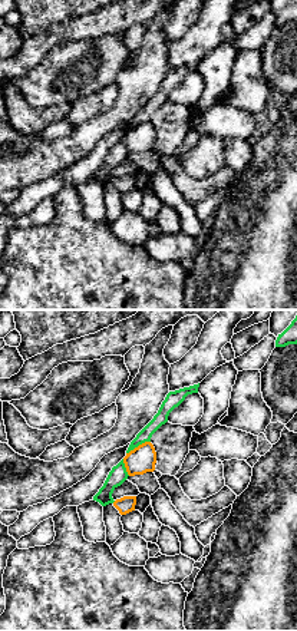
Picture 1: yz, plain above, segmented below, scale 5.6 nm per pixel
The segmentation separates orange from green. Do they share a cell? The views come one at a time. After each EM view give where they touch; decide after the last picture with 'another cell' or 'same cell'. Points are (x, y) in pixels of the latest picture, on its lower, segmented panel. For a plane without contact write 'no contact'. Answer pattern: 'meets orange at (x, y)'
meets orange at (139, 445)

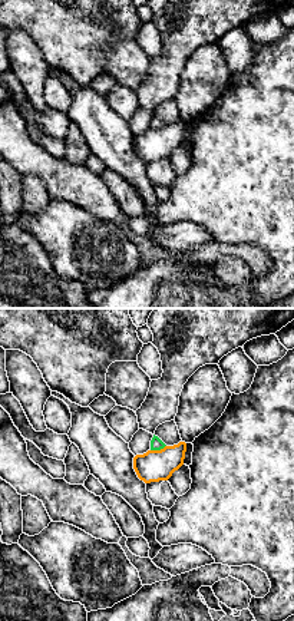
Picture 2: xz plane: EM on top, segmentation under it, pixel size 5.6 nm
meets orange at (158, 451)

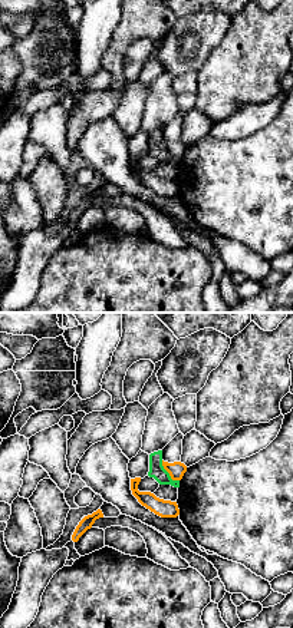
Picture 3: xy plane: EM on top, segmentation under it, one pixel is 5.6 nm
meets orange at (168, 472)

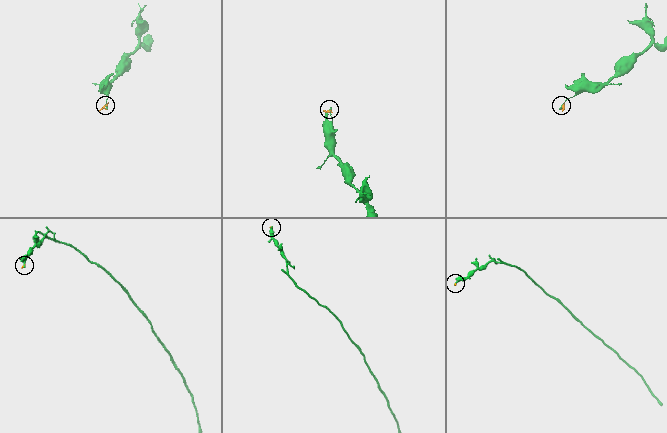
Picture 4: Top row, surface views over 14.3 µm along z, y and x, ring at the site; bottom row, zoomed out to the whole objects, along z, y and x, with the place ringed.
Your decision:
another cell

